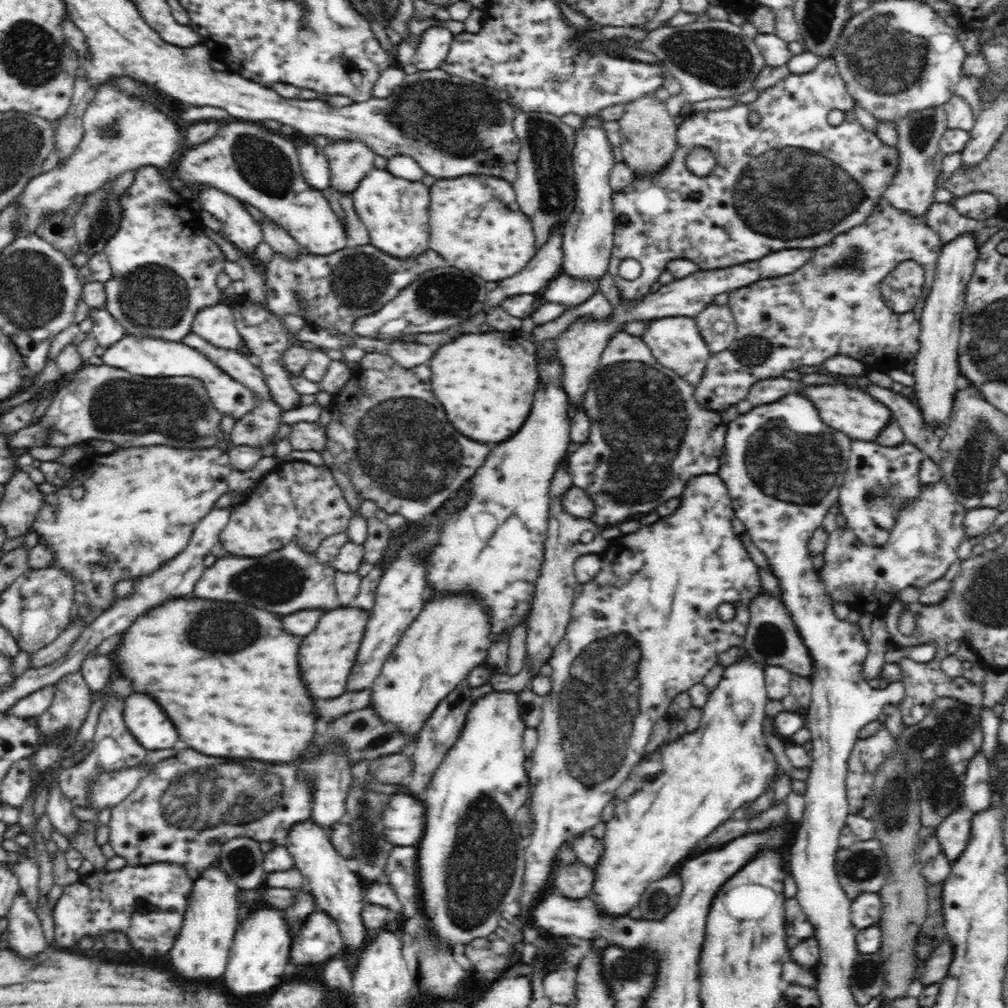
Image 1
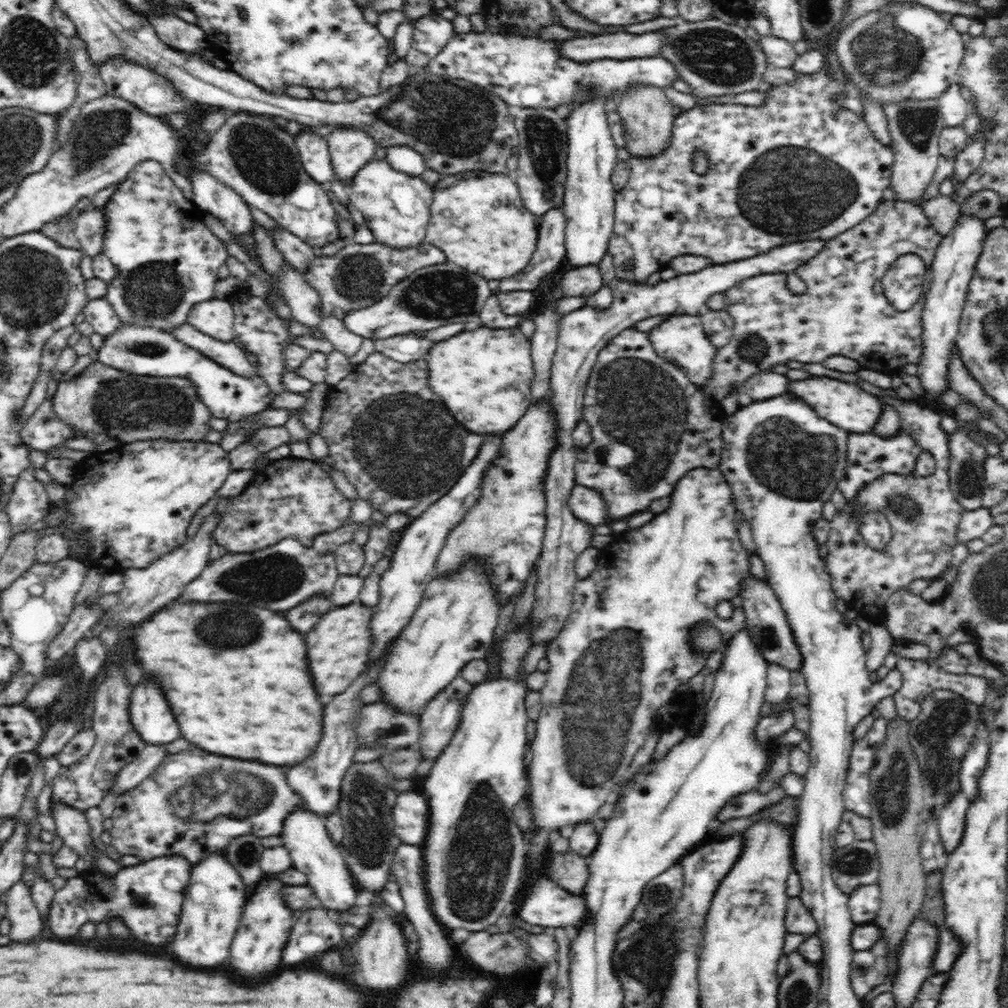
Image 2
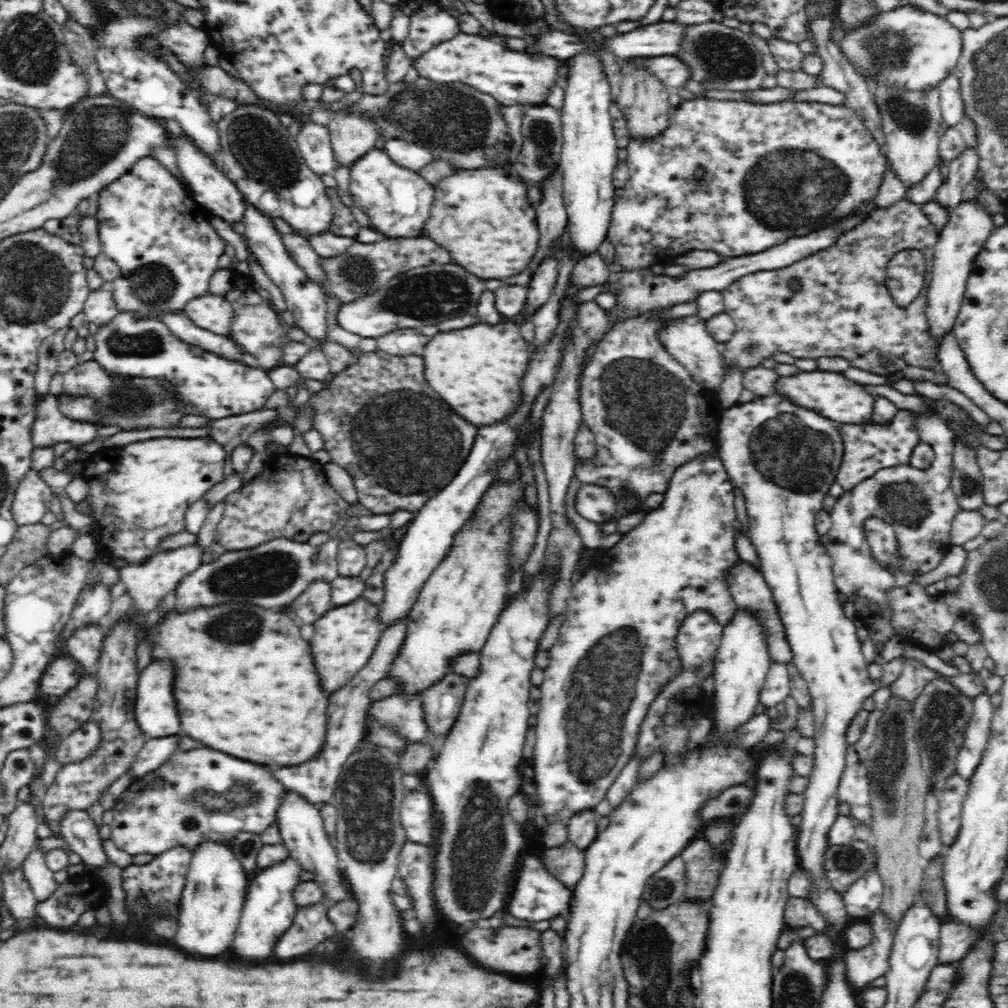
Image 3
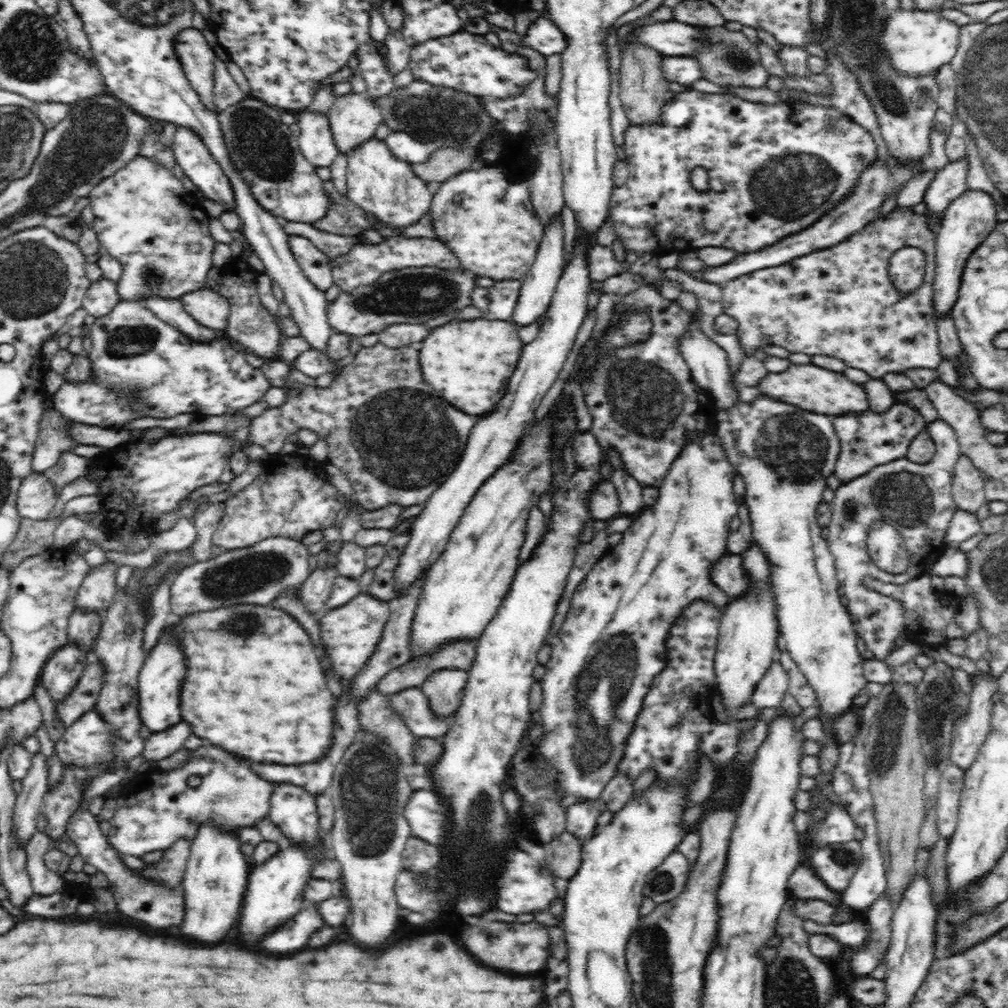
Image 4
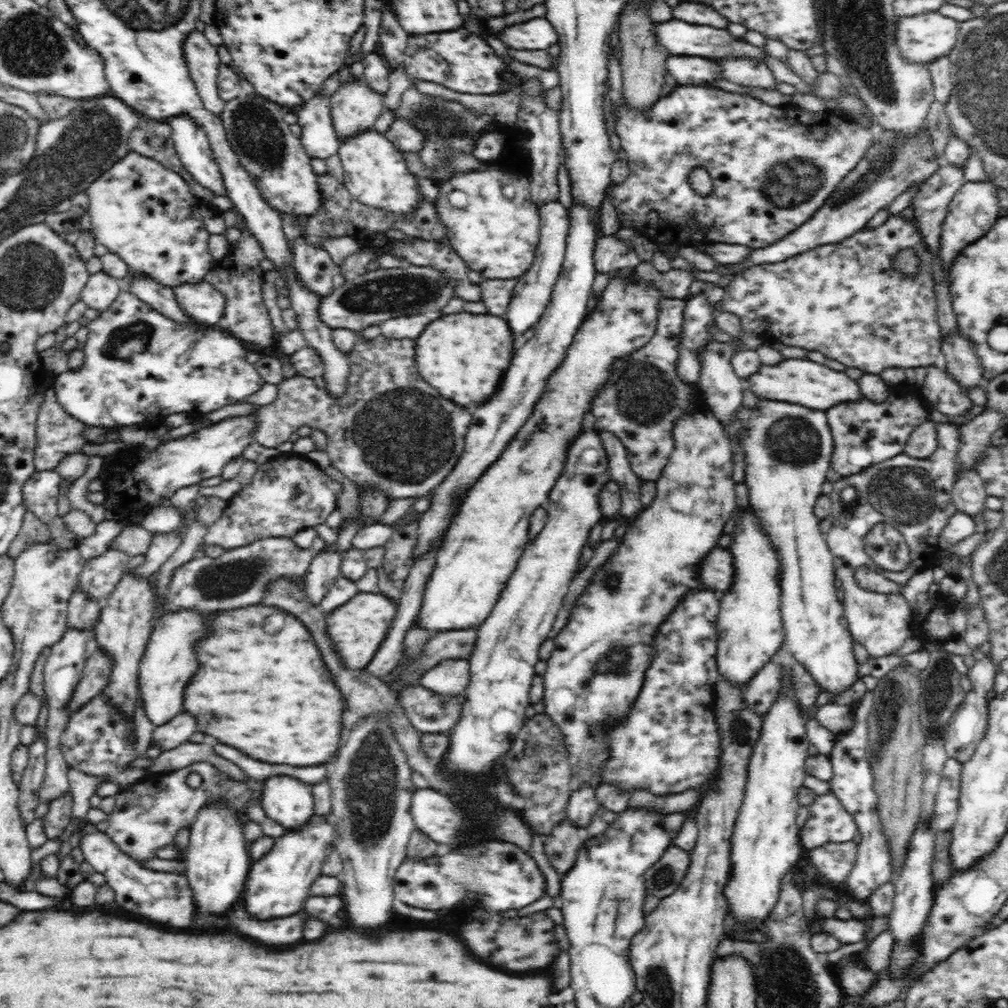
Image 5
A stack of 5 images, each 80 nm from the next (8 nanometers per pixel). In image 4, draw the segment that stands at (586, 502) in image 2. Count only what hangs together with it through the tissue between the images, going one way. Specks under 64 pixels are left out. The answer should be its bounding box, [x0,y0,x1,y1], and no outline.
[587,481,620,522]

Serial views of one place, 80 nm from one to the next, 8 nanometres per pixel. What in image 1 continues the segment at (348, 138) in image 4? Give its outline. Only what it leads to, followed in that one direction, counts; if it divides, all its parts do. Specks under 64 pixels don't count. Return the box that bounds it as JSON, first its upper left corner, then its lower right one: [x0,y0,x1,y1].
[323,140,375,194]

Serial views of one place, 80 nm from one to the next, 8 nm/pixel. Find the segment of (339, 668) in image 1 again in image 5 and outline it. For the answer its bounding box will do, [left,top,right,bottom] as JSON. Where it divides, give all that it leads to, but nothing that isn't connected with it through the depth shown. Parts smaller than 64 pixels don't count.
[326,592,398,670]

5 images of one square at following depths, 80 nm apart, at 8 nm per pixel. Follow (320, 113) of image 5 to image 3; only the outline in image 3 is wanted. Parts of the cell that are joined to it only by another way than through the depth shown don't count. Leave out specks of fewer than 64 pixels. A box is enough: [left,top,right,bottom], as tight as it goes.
[295,120,337,176]

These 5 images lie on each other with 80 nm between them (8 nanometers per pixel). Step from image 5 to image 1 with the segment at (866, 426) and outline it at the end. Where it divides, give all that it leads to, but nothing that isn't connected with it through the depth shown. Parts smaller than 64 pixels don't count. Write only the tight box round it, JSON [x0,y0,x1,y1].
[839,440,929,548]

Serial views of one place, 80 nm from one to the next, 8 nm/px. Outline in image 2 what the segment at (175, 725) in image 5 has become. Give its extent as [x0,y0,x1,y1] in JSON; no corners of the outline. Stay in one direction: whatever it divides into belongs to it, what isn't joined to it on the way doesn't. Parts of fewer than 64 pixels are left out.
[108,744,166,795]

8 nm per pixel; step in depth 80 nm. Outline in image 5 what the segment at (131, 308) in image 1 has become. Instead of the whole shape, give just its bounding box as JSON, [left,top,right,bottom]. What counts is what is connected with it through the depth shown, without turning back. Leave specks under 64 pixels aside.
[85,150,213,289]

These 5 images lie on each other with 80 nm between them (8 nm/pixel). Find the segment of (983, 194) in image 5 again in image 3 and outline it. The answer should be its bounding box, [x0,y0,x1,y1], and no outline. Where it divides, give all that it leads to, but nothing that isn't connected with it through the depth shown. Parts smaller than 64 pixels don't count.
[923,198,997,342]

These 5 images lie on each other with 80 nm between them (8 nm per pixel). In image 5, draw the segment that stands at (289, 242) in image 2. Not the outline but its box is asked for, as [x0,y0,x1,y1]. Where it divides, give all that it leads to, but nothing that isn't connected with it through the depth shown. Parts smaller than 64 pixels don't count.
[293,236,338,297]

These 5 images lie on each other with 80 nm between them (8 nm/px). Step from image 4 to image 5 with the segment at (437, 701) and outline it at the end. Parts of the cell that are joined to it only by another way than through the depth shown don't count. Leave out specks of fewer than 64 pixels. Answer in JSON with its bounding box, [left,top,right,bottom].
[418,658,470,696]

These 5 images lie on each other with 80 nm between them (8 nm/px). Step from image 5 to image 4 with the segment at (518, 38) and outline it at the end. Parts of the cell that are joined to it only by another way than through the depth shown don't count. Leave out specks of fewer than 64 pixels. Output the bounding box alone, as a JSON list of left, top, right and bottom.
[522,15,568,57]

